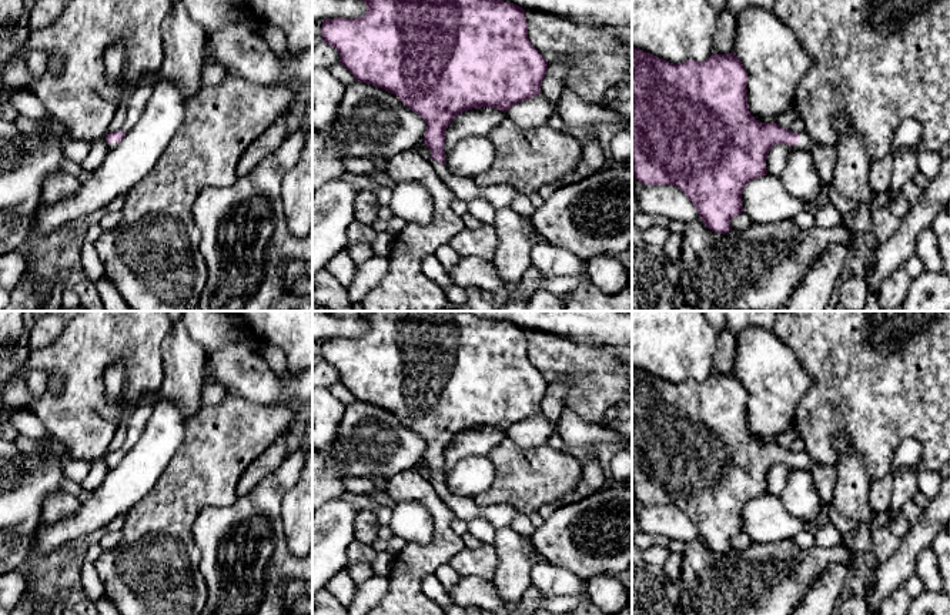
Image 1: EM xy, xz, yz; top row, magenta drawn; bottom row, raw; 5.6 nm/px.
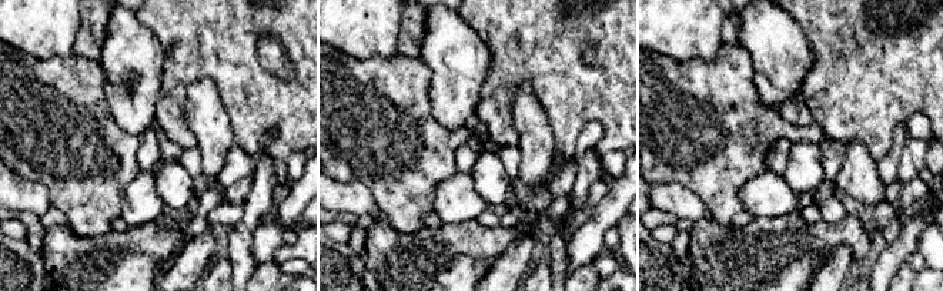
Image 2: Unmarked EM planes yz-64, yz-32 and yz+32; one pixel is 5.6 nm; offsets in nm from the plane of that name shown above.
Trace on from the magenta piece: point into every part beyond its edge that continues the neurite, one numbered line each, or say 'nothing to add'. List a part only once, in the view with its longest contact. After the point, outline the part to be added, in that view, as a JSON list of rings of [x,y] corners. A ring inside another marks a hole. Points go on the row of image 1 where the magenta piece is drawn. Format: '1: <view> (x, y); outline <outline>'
1: yz (805, 143); outline [[[802,131],[800,133],[800,141],[796,146],[787,146],[787,147],[789,148],[810,150],[813,146],[814,144],[813,144],[810,136],[806,131]]]

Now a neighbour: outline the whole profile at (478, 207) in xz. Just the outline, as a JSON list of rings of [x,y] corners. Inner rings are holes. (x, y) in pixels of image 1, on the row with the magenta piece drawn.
[[[482,197],[468,201],[468,211],[484,224],[494,225],[495,223],[496,208]]]

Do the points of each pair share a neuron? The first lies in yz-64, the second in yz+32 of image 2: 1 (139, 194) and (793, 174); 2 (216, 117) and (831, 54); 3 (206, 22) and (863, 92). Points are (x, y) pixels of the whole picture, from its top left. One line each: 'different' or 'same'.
1: different
2: different
3: same

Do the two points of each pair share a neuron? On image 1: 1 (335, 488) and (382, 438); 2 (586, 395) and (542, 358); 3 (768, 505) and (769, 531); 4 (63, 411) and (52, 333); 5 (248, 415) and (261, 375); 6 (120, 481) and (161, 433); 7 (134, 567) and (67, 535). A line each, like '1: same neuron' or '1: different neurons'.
1: same neuron
2: same neuron
3: same neuron
4: different neurons
5: different neurons
6: same neuron
7: different neurons

